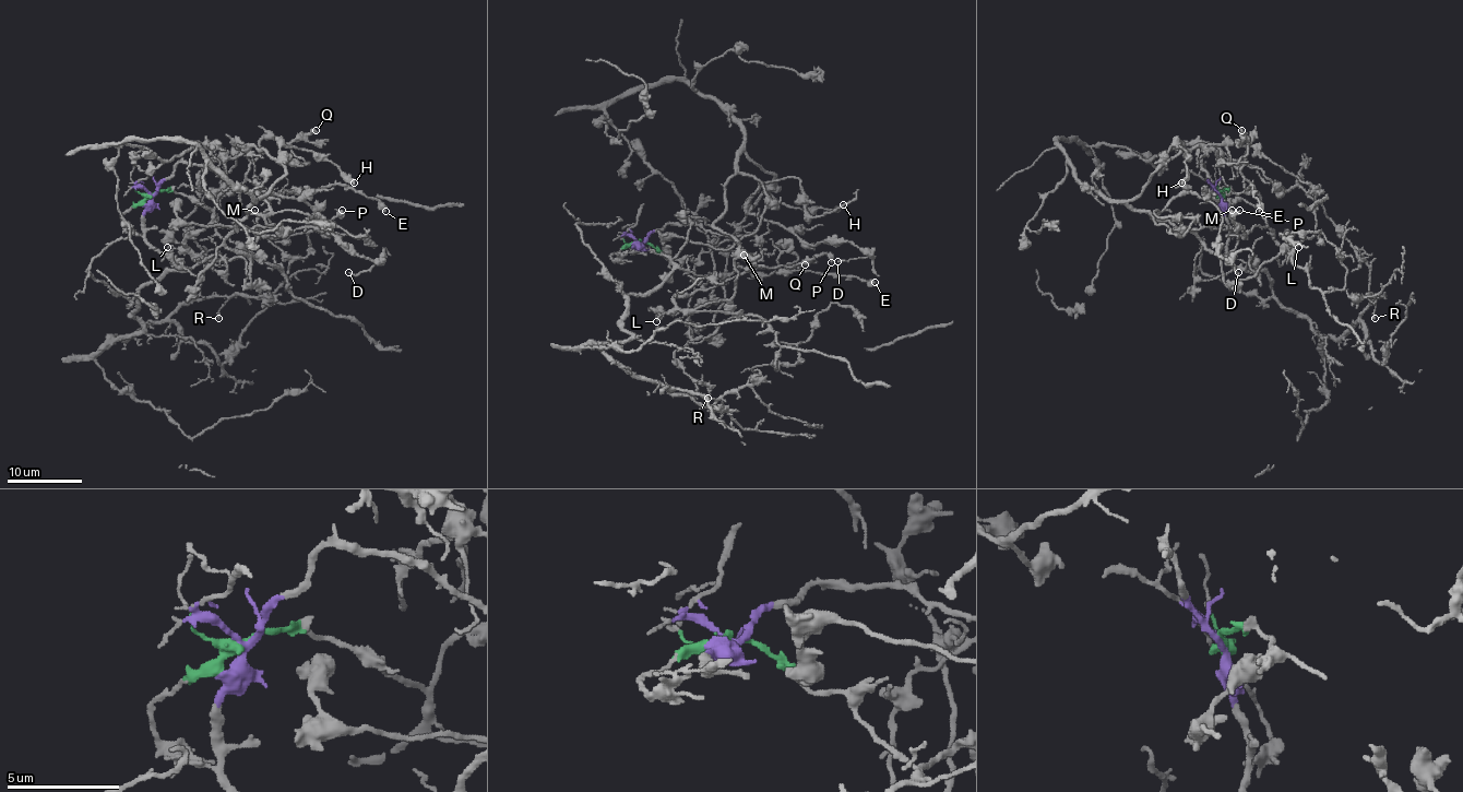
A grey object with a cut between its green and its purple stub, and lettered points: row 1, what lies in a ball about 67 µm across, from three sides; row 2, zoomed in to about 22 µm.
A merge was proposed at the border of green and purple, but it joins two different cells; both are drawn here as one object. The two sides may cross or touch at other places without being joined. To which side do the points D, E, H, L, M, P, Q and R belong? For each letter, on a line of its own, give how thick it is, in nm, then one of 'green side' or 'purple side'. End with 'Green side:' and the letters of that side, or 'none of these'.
D: 130 nm thick; purple side
E: 500 nm thick; green side
H: 300 nm thick; purple side
L: 130 nm thick; green side
M: 150 nm thick; purple side
P: 300 nm thick; green side
Q: 280 nm thick; green side
R: 140 nm thick; purple side
Green side: E, L, P, Q

